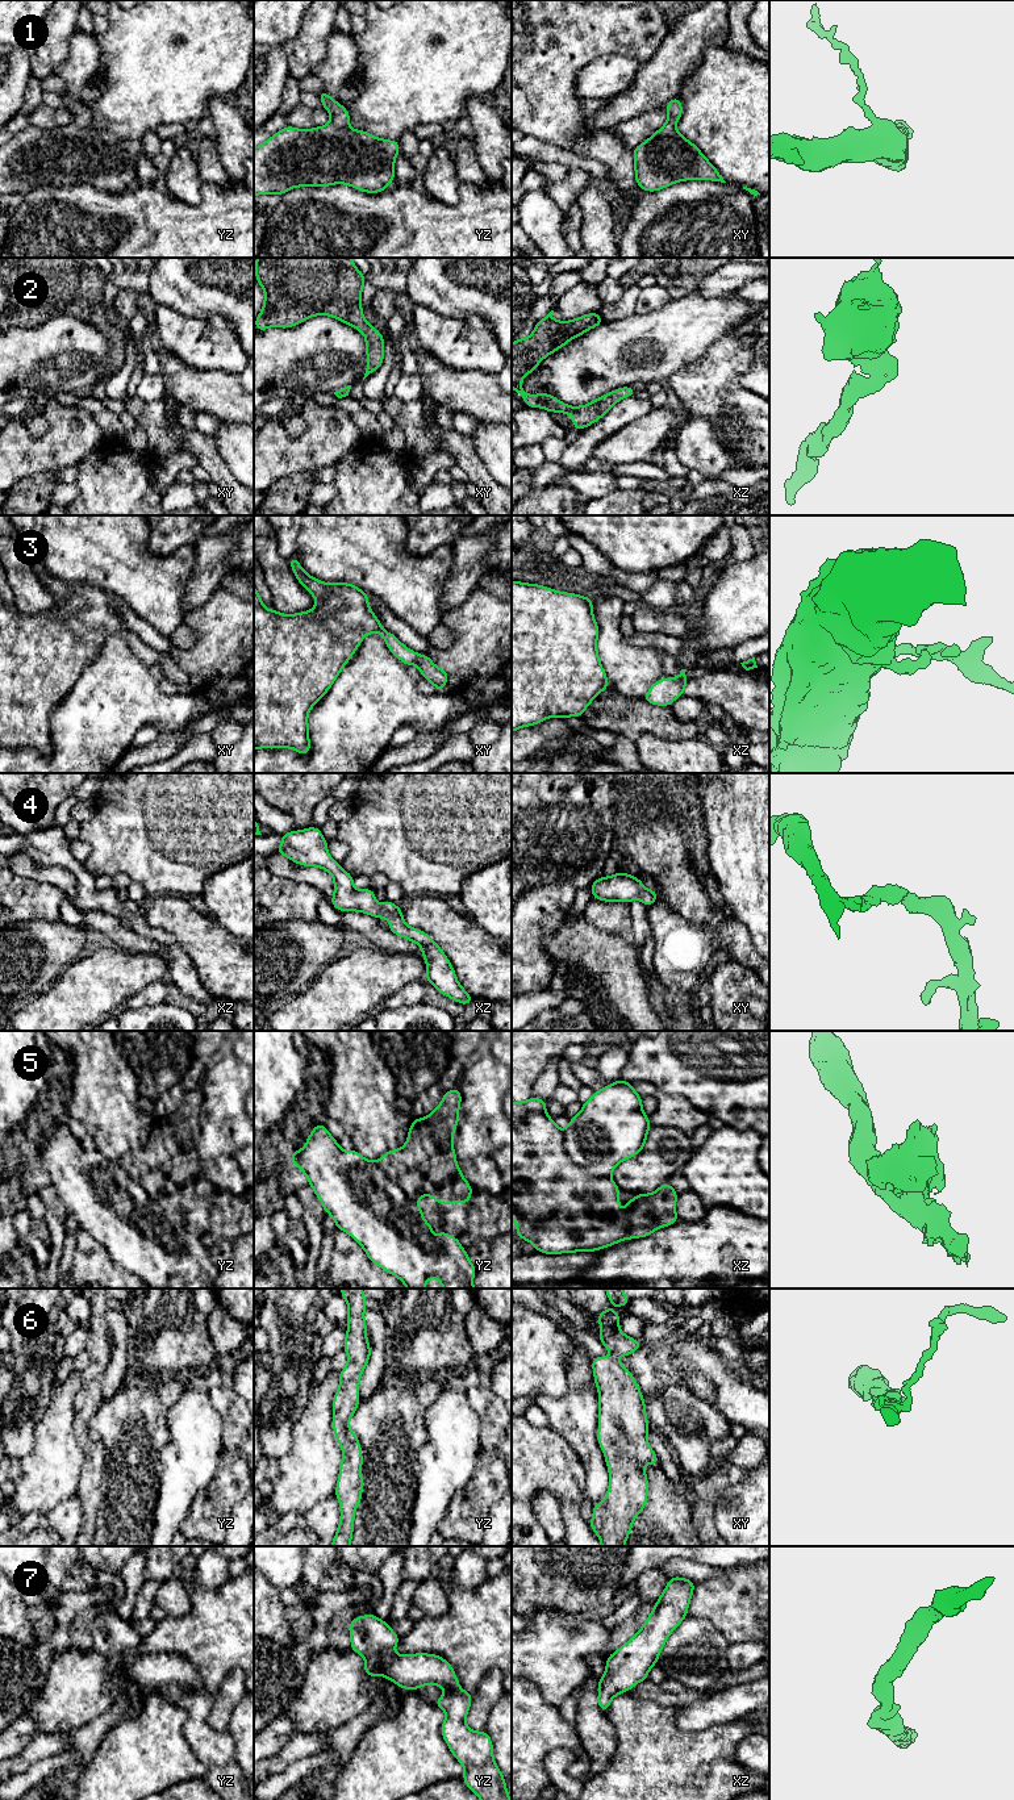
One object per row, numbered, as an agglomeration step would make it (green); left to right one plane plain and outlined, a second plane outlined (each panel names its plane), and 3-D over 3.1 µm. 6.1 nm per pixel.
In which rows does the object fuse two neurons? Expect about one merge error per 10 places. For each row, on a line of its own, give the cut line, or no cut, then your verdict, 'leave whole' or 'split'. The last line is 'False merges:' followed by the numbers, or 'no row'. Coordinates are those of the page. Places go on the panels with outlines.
1: no cut; leave whole
2: no cut; leave whole
3: no cut; leave whole
4: no cut; leave whole
5: no cut; leave whole
6: no cut; leave whole
7: no cut; leave whole
False merges: no row

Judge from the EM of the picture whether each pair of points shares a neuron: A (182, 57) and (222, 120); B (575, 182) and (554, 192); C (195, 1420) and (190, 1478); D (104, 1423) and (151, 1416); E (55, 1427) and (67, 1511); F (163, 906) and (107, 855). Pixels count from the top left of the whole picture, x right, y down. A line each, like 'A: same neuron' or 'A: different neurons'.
A: different neurons
B: same neuron
C: same neuron
D: same neuron
E: different neurons
F: different neurons

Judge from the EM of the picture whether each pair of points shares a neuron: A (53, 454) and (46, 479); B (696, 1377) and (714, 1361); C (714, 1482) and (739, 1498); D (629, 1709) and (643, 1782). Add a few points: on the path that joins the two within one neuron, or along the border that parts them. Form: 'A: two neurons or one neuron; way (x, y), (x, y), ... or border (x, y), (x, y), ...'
A: two neurons; border (59, 470), (38, 472), (24, 476), (20, 480)
B: two neurons; border (672, 1360), (688, 1360), (712, 1383), (714, 1399)
C: two neurons; border (726, 1485), (714, 1504), (713, 1517)
D: one neuron; way (642, 1728), (643, 1763)

